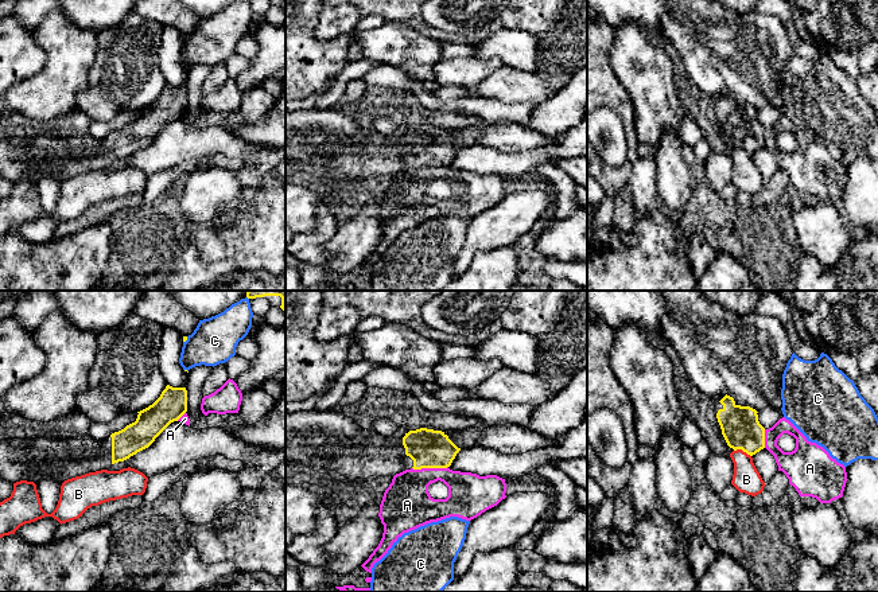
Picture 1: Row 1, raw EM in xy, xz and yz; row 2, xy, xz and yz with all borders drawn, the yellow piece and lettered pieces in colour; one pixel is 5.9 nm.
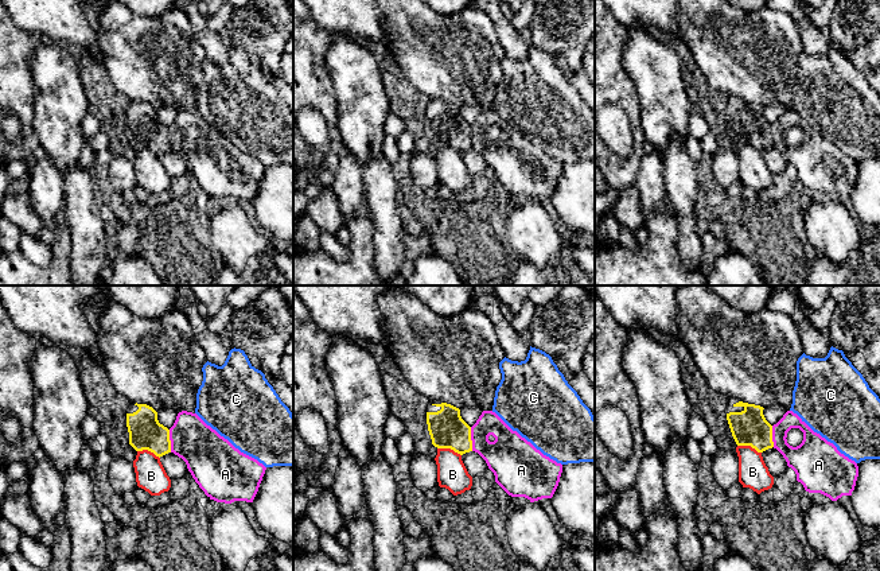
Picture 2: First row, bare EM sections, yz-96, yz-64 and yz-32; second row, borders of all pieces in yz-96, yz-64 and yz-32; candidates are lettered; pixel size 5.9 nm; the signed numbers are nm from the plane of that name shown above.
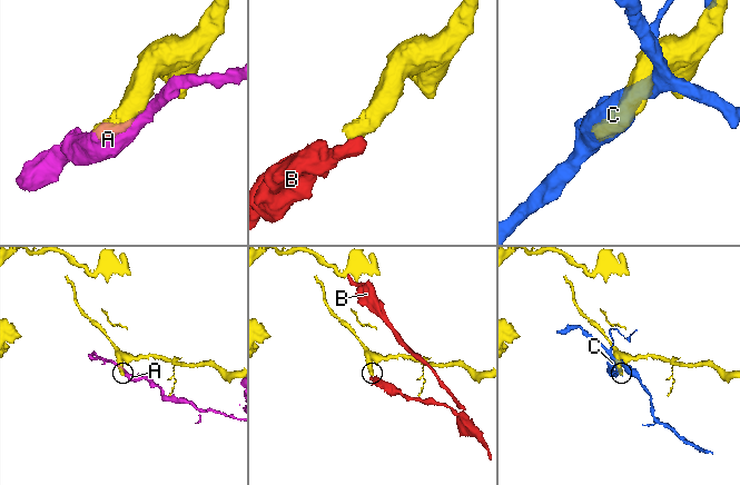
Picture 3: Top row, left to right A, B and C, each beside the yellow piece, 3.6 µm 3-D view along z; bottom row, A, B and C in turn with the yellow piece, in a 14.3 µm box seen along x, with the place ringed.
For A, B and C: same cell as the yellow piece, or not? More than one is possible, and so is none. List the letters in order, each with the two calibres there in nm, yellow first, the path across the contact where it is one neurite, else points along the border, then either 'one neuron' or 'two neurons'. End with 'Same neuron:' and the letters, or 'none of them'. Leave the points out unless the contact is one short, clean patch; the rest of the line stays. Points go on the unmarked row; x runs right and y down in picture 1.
A: 240 nm thick on the yellow side, 280 nm on the other; border along xz (447, 164), (412, 167); two neurons
B: 220 nm thick on the yellow side, 160 nm on the other; border along yz (734, 148), (742, 148), (750, 155); two neurons
C: 30 nm thick on the yellow side, 260 nm on the other; two neurons
Same neuron: none of them

